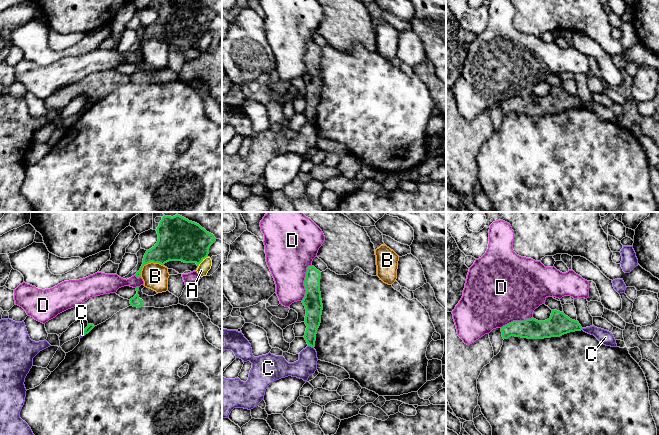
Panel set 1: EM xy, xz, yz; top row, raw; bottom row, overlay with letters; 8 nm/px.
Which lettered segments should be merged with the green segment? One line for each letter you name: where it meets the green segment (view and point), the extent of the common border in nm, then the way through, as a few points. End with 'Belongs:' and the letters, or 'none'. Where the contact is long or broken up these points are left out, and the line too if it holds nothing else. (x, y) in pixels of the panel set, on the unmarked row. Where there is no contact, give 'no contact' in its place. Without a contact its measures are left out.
Belongs: none

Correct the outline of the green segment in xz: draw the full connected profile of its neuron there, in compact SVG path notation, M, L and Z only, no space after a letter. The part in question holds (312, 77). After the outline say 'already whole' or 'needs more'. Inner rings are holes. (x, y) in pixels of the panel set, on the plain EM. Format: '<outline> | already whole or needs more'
M308 42L304 57L305 73L302 76L306 85L304 114L308 122L315 123L317 106L321 99L323 80L320 68L321 48L314 42Z | already whole

